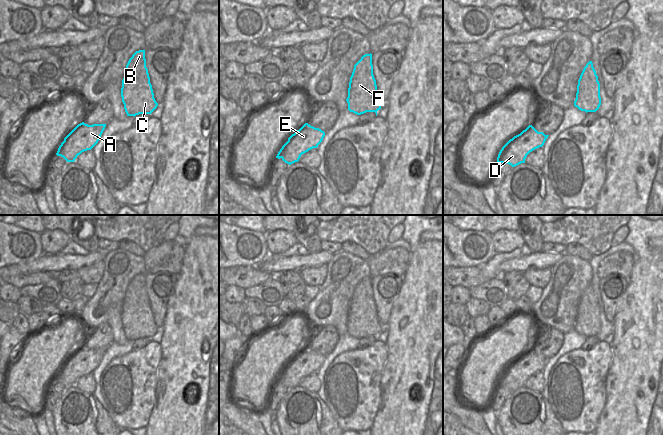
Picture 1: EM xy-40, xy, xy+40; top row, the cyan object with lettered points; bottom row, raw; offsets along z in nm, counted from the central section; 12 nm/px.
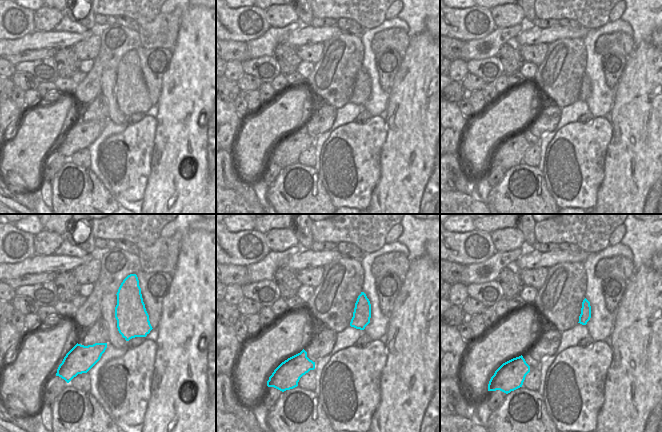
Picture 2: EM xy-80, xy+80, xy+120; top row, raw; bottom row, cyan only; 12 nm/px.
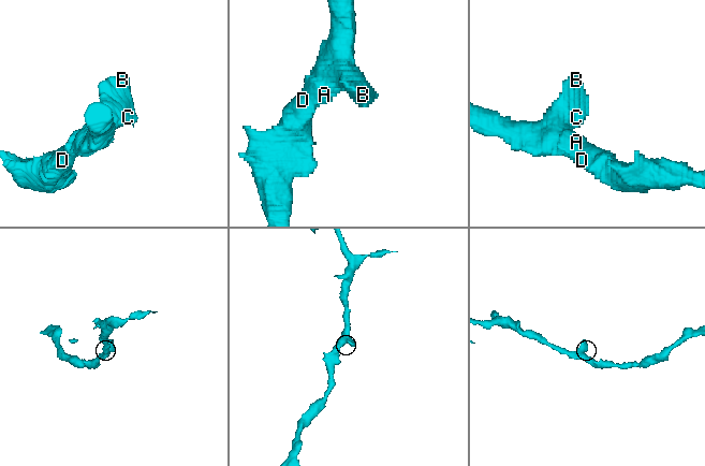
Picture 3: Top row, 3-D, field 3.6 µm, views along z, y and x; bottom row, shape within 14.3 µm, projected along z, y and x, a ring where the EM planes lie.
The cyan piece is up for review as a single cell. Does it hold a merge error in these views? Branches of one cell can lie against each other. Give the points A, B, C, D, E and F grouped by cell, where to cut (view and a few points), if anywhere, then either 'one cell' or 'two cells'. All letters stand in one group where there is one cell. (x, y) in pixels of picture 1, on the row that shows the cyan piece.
A B C D E F | no cut | one cell

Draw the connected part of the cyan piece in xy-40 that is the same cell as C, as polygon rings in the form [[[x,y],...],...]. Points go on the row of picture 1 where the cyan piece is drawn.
[[[145,50],[136,51],[129,59],[122,80],[121,97],[127,116],[151,114],[157,108],[146,67]]]

